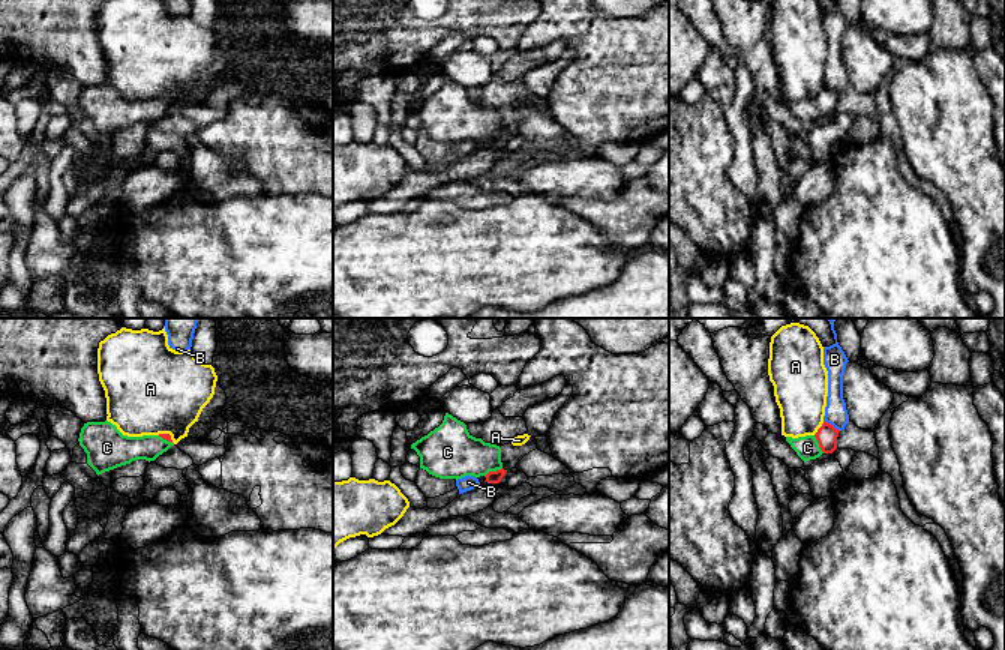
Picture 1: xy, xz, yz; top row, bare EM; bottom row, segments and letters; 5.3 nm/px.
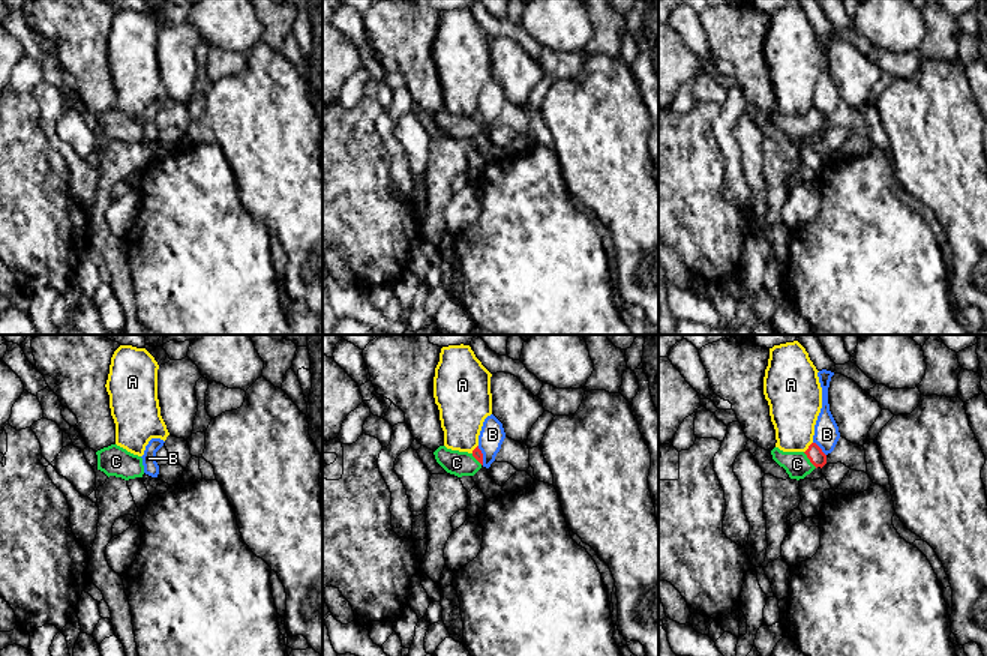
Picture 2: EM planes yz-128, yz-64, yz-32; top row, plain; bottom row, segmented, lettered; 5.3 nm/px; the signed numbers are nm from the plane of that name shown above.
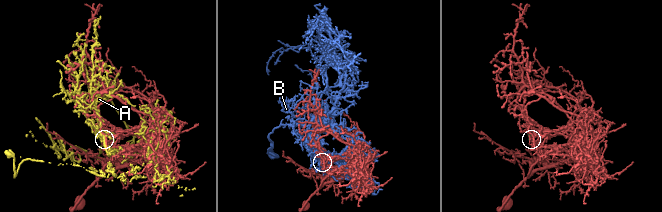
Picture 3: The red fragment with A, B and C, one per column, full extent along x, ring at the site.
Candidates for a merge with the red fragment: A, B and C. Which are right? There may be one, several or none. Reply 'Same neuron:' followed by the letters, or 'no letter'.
Same neuron: C

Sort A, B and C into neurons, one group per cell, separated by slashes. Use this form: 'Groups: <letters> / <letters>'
Groups: A / B / C

